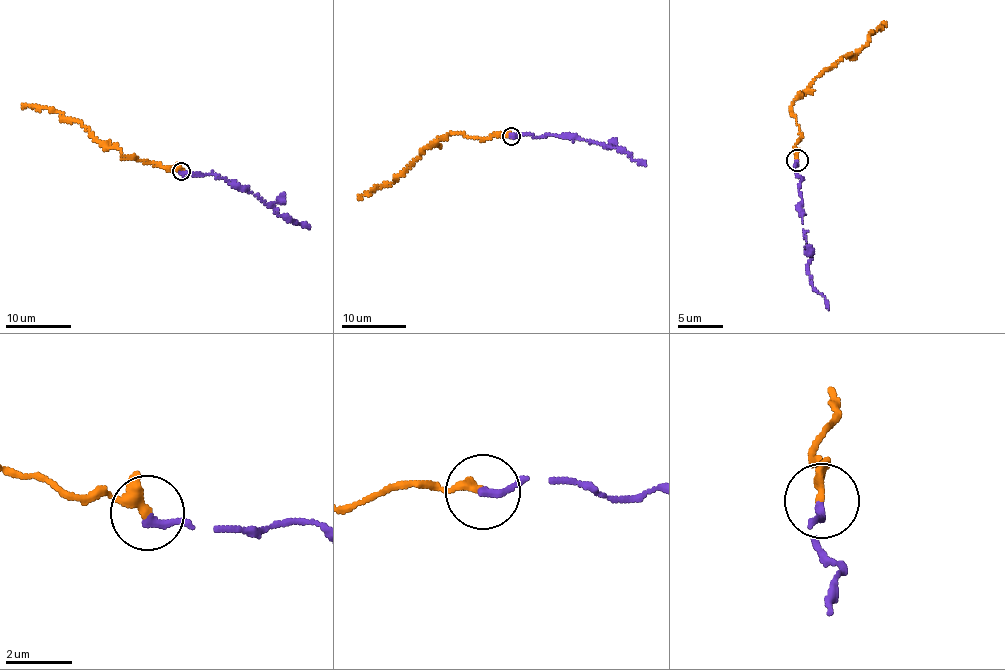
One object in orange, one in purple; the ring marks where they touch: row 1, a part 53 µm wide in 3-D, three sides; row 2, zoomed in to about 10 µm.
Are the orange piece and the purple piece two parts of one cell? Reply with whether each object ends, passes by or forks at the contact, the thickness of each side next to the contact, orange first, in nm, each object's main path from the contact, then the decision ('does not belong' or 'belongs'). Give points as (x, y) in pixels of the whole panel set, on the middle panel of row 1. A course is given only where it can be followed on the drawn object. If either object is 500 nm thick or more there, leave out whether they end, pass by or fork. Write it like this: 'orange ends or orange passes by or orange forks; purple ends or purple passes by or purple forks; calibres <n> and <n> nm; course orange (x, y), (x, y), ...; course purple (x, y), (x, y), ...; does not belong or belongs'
orange passes by; purple ends; calibres 240 and 260 nm; course orange (511, 136), (473, 139), (451, 132), (424, 149), (396, 179), (378, 185), (357, 199); course purple (511, 136), (521, 133), (575, 137), (622, 149), (634, 162), (646, 164); does not belong

